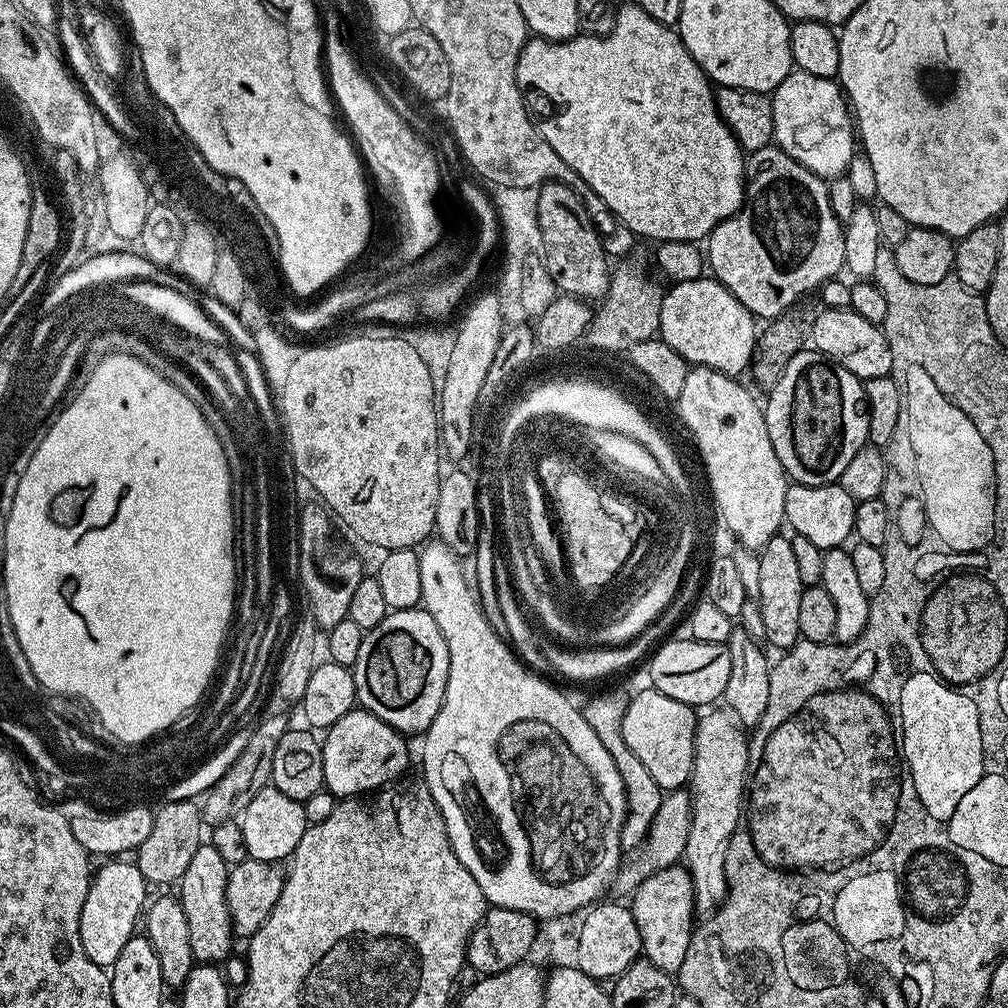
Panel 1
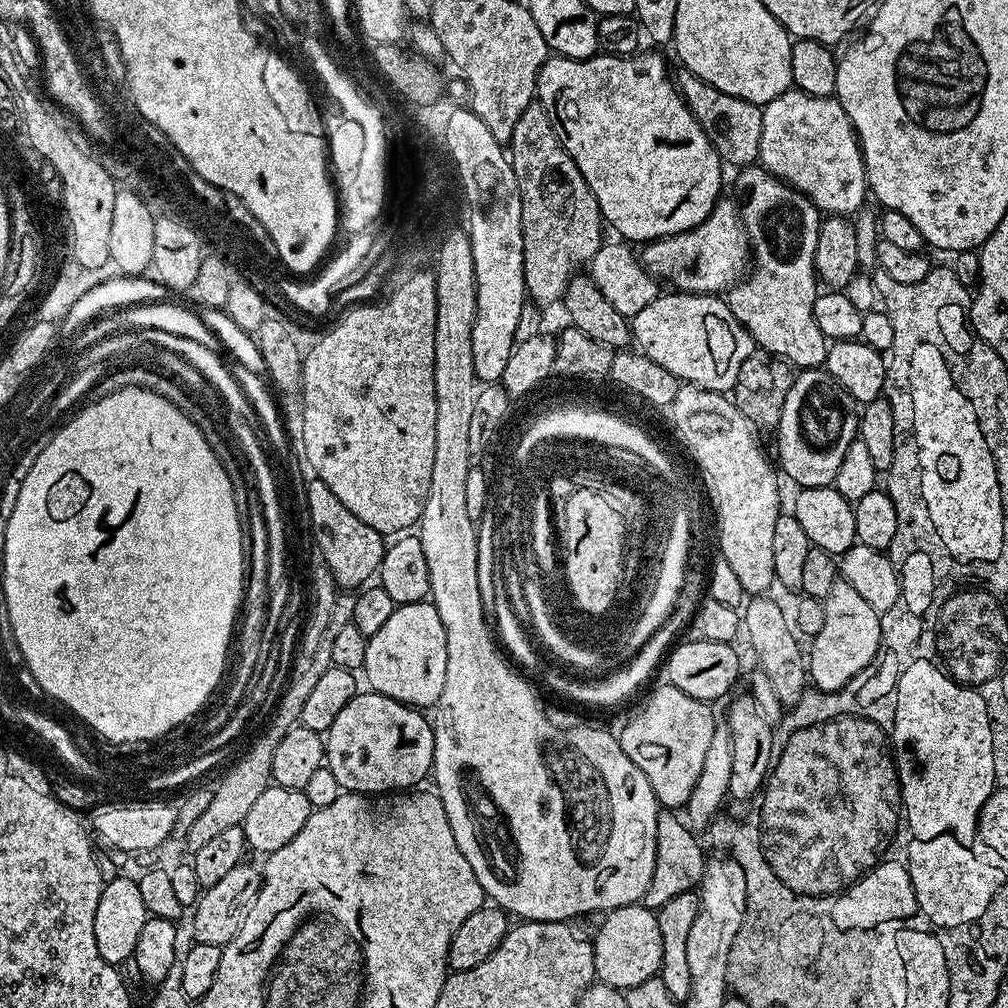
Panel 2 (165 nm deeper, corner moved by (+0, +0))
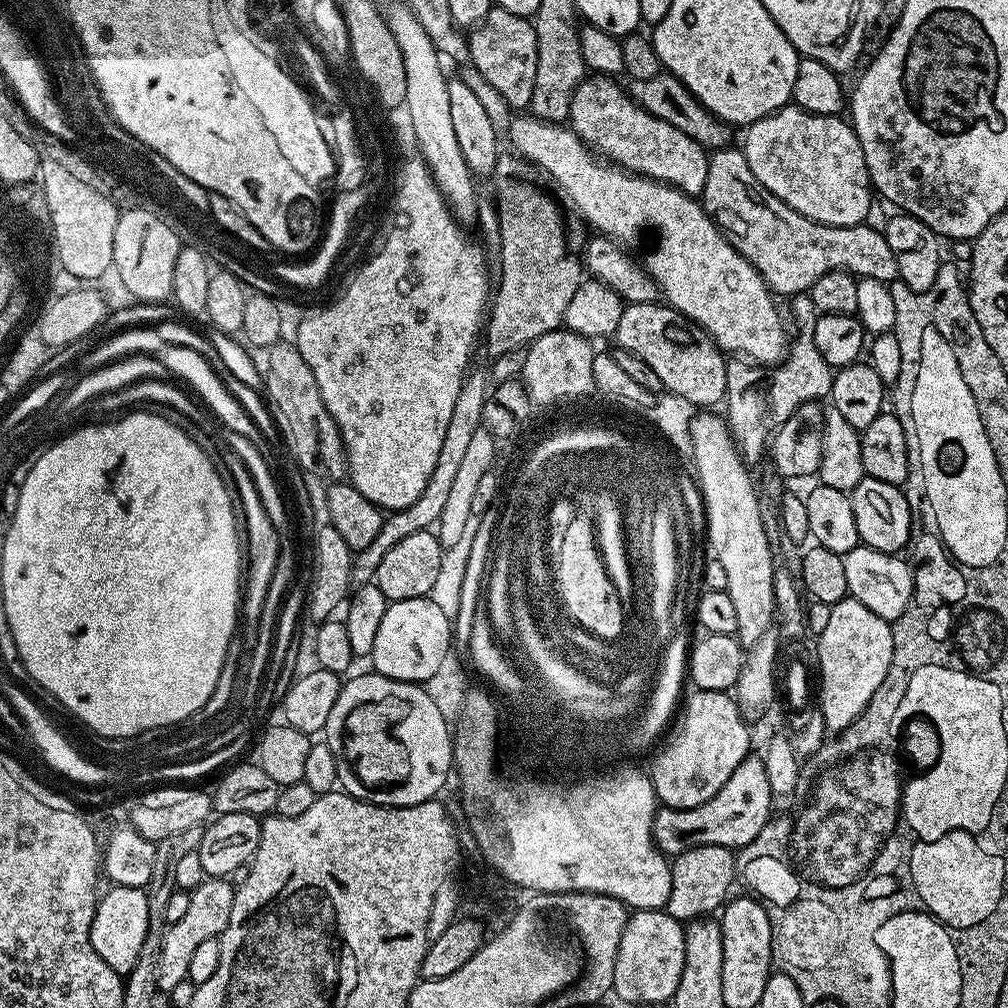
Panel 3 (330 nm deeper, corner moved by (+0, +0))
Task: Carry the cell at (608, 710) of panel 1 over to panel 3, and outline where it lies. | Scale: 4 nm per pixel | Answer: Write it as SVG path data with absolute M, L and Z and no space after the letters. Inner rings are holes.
M700 845L697 848L678 853L670 864L672 885L666 910L672 917L681 922L708 918L712 912L729 899L728 891L732 883L738 880L738 860L733 849L720 845Z

